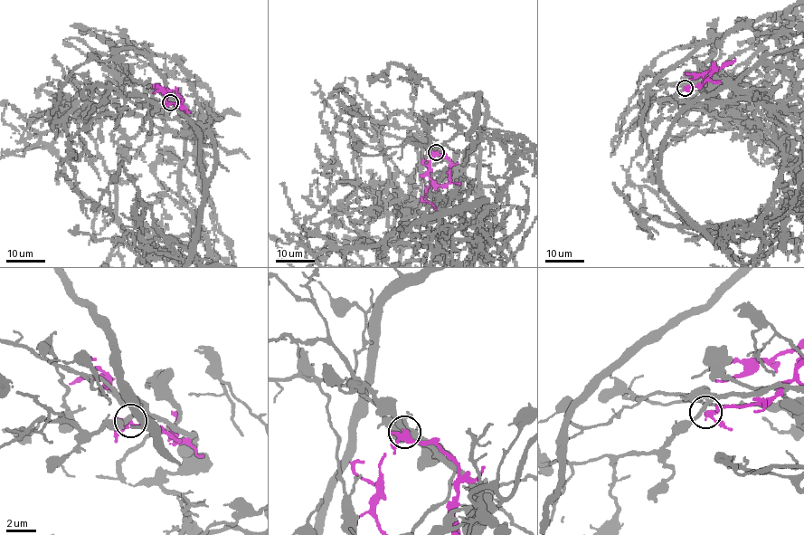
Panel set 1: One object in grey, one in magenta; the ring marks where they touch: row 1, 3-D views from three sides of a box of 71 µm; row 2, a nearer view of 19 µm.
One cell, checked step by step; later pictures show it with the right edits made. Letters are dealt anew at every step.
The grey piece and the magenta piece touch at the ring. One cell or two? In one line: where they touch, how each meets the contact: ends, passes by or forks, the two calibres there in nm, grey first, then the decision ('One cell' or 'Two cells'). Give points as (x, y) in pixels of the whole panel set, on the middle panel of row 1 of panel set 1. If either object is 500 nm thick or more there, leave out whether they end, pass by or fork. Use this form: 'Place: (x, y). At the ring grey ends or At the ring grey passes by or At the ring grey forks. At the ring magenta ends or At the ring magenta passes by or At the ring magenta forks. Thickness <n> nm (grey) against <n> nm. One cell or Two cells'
Place: (436, 152). At the ring grey passes by. At the ring magenta passes by. Thickness 280 nm (grey) against 320 nm. Two cells

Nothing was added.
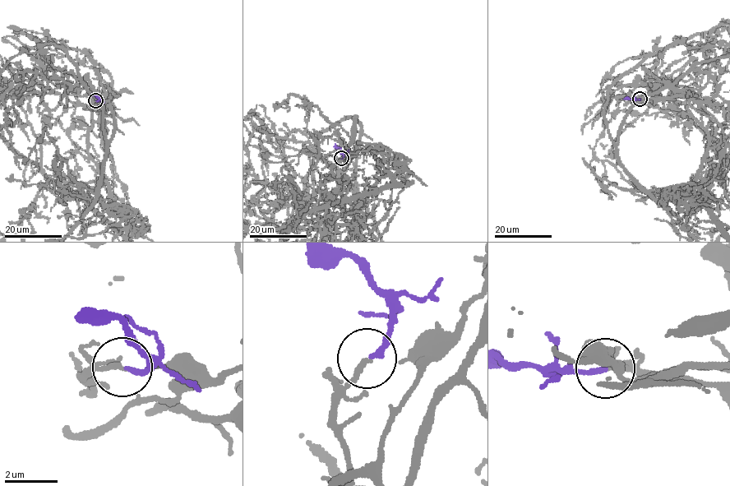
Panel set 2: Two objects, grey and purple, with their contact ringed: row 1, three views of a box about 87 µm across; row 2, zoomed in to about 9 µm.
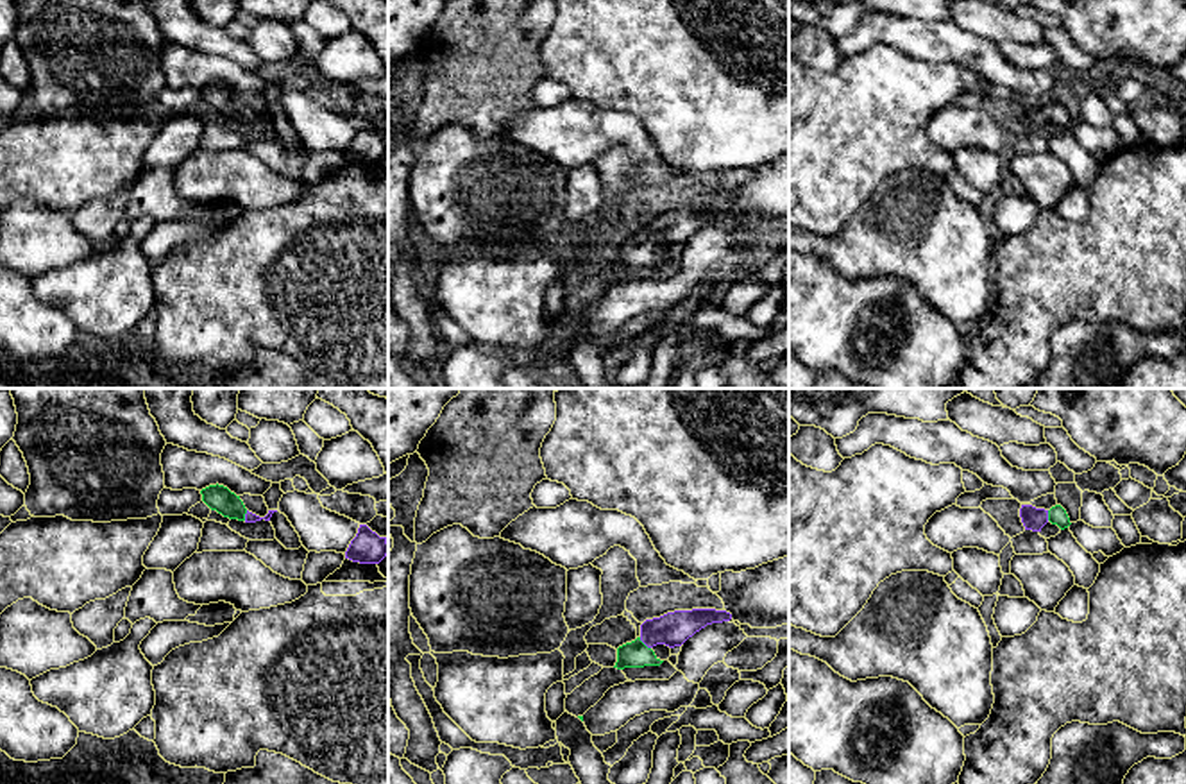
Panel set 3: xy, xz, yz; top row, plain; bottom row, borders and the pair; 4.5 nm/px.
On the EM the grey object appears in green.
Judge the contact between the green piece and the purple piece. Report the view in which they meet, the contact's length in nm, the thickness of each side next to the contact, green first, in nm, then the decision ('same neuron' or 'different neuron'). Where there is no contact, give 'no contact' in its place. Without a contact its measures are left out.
contact in xz; length 80 nm; calibres 120 and 160 nm; same neuron

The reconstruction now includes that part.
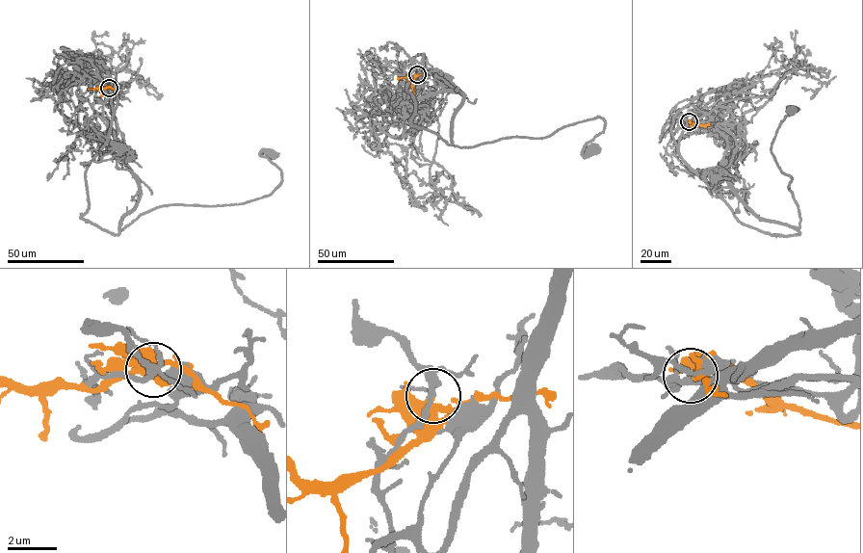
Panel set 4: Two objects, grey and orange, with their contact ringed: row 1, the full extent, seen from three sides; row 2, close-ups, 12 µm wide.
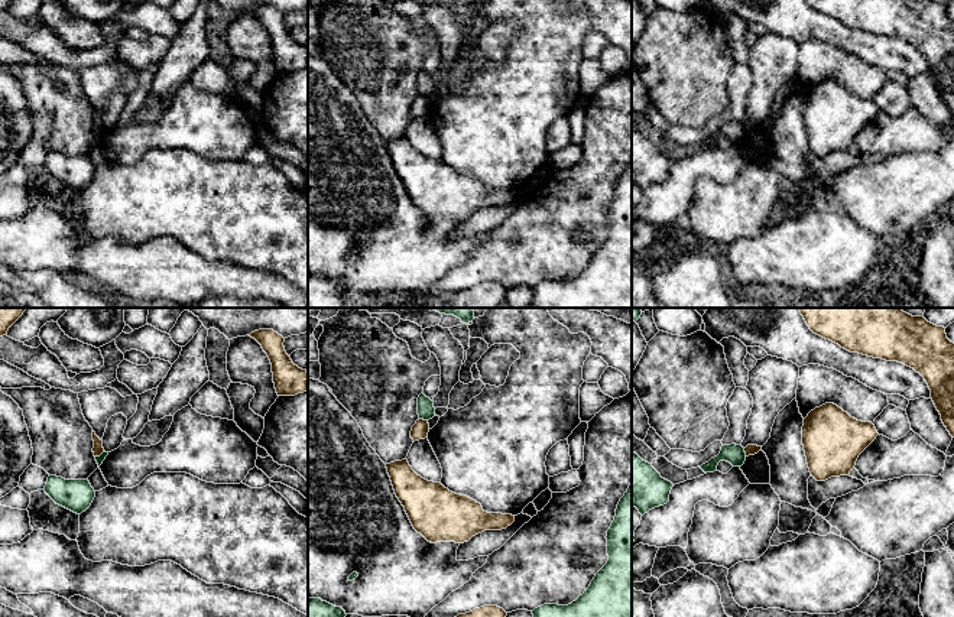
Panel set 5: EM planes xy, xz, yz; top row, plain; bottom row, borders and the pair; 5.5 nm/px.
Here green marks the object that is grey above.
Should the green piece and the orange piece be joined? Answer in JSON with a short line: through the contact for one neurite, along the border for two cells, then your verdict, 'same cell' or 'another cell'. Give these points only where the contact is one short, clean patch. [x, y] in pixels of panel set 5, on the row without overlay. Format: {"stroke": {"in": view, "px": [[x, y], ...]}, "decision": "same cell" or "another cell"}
{"decision": "another cell"}

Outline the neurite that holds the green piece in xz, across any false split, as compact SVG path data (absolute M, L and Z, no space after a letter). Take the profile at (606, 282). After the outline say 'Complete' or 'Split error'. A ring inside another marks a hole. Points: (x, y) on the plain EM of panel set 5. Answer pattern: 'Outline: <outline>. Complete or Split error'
Outline: M632 159L607 207L607 240L590 263L568 282L543 280L532 288L532 308L632 308Z. Complete

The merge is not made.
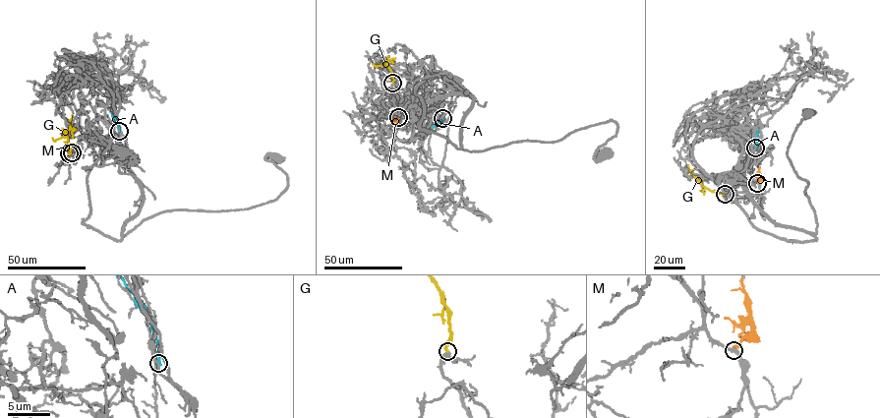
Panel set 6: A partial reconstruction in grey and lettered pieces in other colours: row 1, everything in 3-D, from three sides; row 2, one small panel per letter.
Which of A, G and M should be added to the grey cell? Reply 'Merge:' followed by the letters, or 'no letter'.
Merge: G

